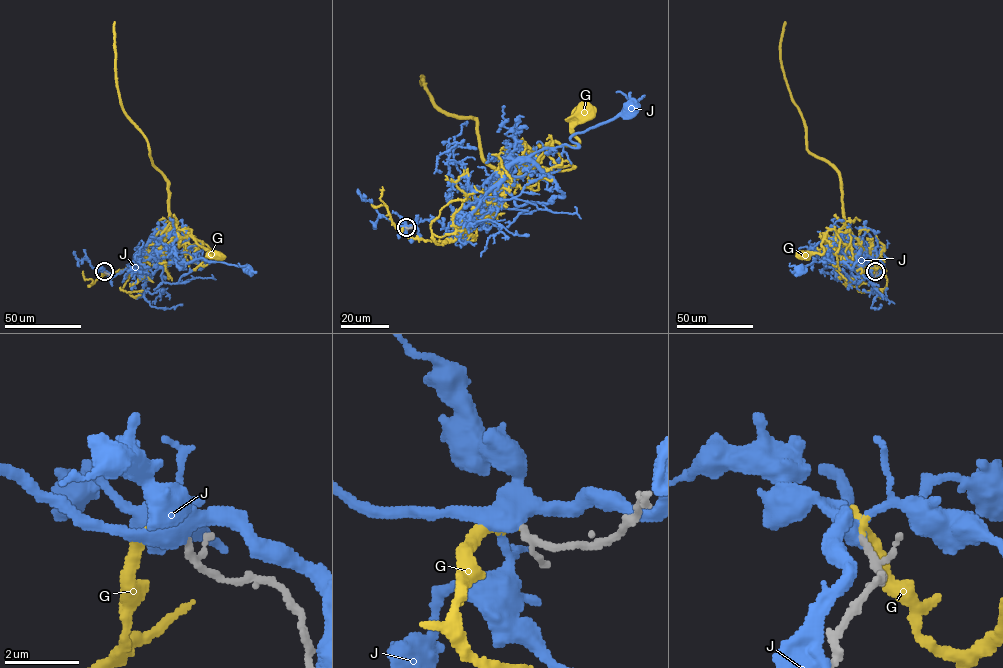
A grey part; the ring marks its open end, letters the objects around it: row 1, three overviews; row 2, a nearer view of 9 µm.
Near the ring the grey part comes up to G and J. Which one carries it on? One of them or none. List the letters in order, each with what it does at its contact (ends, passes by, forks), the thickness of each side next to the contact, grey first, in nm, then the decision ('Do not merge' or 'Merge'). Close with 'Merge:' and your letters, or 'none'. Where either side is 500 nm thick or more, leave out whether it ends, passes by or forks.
G: It passes by. Thickness 140 nm (grey) against 120 nm. Do not merge
J: It forks there. Thickness 140 nm (grey) against 400 nm. Do not merge
Merge: none

